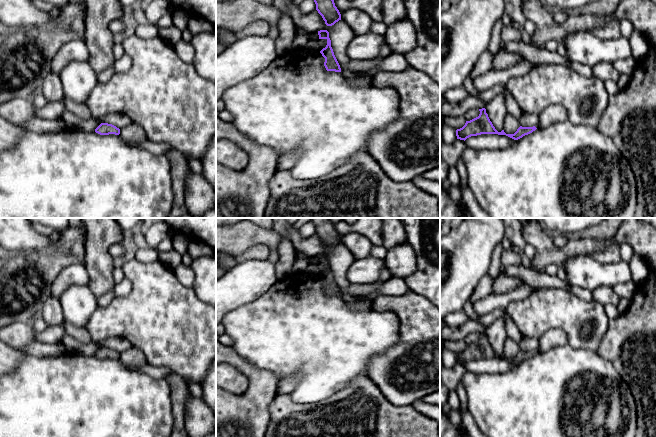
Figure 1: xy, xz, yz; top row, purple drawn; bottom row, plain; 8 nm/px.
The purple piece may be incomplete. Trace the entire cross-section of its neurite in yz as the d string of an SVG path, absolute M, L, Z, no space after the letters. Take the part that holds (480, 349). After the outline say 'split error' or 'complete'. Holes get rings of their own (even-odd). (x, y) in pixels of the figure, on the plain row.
M479 333L480 338L478 341L466 345L465 349L456 354L457 363L466 364L471 360L477 360L481 358L498 358L498 359L506 359L514 364L518 364L525 359L528 359L535 355L537 352L533 351L522 351L520 350L514 358L506 358L504 354L498 356L490 345L488 338L486 337L486 333Z; complete

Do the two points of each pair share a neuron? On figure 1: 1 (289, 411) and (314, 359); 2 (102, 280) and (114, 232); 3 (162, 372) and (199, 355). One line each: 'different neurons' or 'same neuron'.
1: different neurons
2: same neuron
3: different neurons

